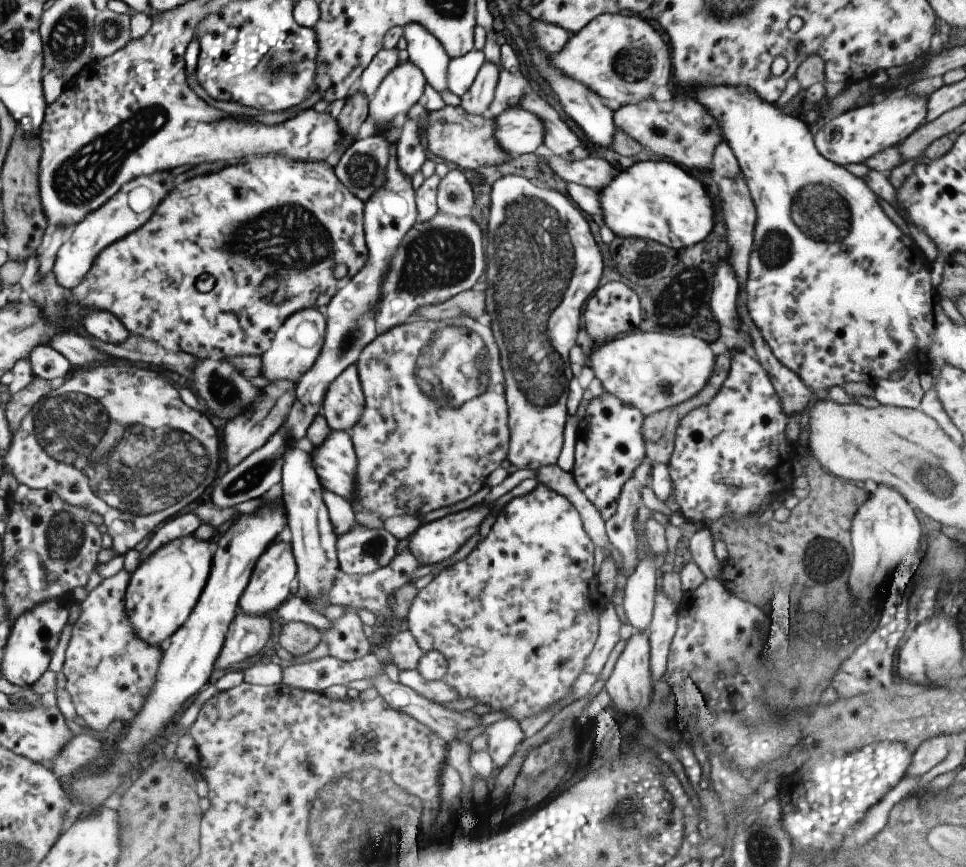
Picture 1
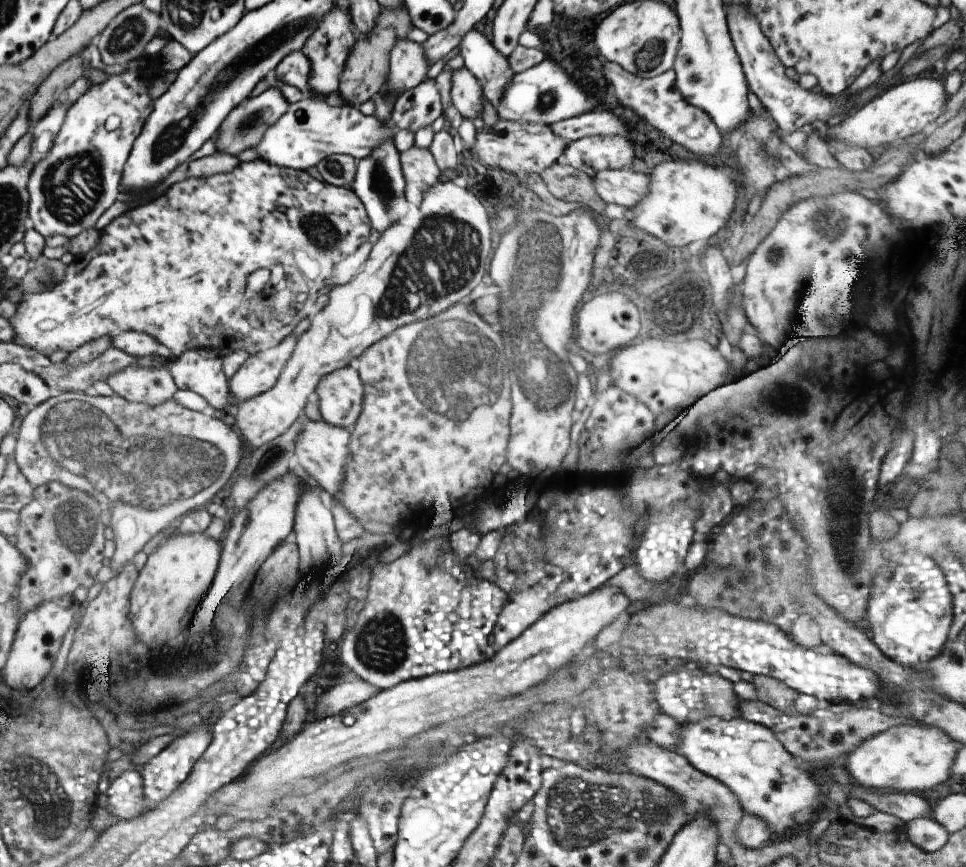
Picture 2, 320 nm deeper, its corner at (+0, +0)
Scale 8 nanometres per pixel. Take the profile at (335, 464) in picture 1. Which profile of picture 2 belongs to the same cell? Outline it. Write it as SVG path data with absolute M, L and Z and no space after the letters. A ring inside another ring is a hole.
M309 421L294 440L294 454L298 464L317 482L318 489L335 494L343 482L343 464L349 458L348 442L350 433L347 429L333 426L325 421Z

